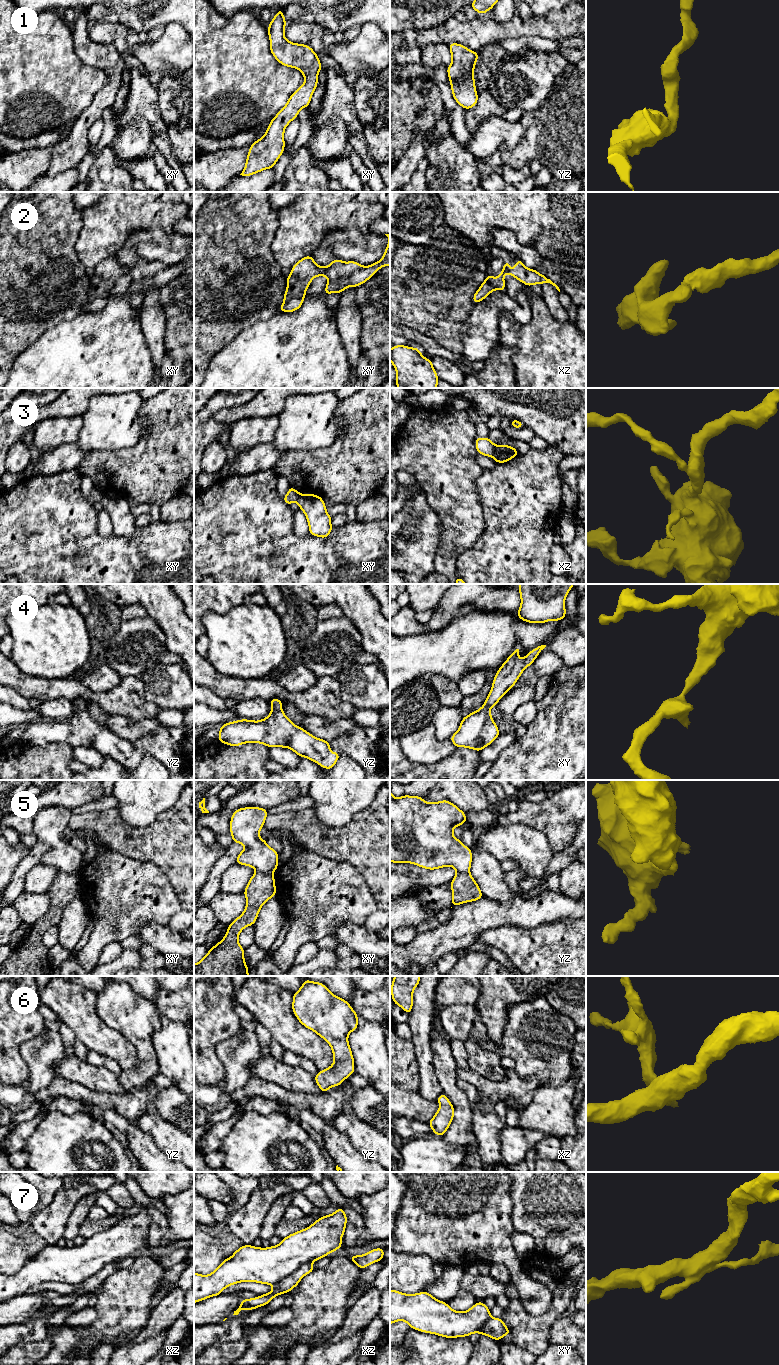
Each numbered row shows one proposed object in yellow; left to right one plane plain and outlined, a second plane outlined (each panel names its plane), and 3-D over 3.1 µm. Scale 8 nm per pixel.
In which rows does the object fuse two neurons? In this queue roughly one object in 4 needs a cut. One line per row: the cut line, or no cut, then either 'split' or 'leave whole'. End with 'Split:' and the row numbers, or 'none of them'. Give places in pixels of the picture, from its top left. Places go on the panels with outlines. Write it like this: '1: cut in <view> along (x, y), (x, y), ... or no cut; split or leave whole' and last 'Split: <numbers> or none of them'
1: no cut; leave whole
2: no cut; leave whole
3: cut in xz along (496, 446), (492, 456); split
4: no cut; leave whole
5: cut in xy along (257, 871), (270, 874); split
6: no cut; leave whole
7: cut in xz along (311, 1262), (301, 1264), (292, 1273), (272, 1285); split
Split: 3, 5, 7

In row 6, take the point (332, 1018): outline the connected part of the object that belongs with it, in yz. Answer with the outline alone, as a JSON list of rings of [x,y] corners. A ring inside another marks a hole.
[[[306,979],[293,994],[292,1010],[298,1021],[331,1047],[333,1064],[314,1076],[323,1093],[339,1086],[355,1072],[349,1033],[358,1026],[358,1015],[350,1004],[320,982]]]

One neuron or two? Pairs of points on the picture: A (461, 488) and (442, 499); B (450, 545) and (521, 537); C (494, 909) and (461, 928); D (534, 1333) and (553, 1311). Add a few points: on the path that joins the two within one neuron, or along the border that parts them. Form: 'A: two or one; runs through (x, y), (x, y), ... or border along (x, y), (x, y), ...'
A: one; runs through (456, 488), (453, 488), (447, 494)
B: two; border along (484, 520), (484, 530), (477, 541), (457, 557)
C: one; runs through (486, 914), (469, 920)
D: one; runs through (538, 1328), (550, 1316)

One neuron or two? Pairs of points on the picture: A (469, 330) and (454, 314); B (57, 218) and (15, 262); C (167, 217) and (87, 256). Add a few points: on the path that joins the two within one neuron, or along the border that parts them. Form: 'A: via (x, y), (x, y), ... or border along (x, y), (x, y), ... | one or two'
A: border along (475, 304), (459, 330) | two
B: via (55, 232), (29, 260) | one
C: via (147, 217), (126, 217), (107, 236) | one

